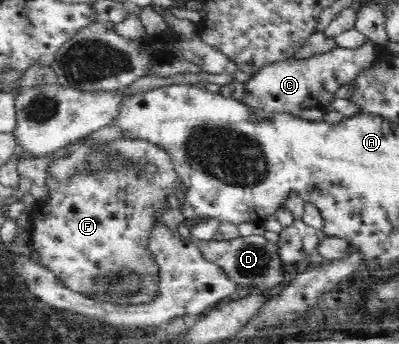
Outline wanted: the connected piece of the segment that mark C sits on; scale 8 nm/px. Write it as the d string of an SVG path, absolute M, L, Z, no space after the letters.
M365 39L359 48L335 47L332 51L307 60L295 60L291 57L273 62L251 75L247 81L247 94L240 100L248 104L260 117L269 117L279 111L299 117L307 108L316 108L327 113L332 110L330 102L335 98L334 92L349 83L358 72L372 63L374 57L377 56L375 46L376 44L371 39Z

